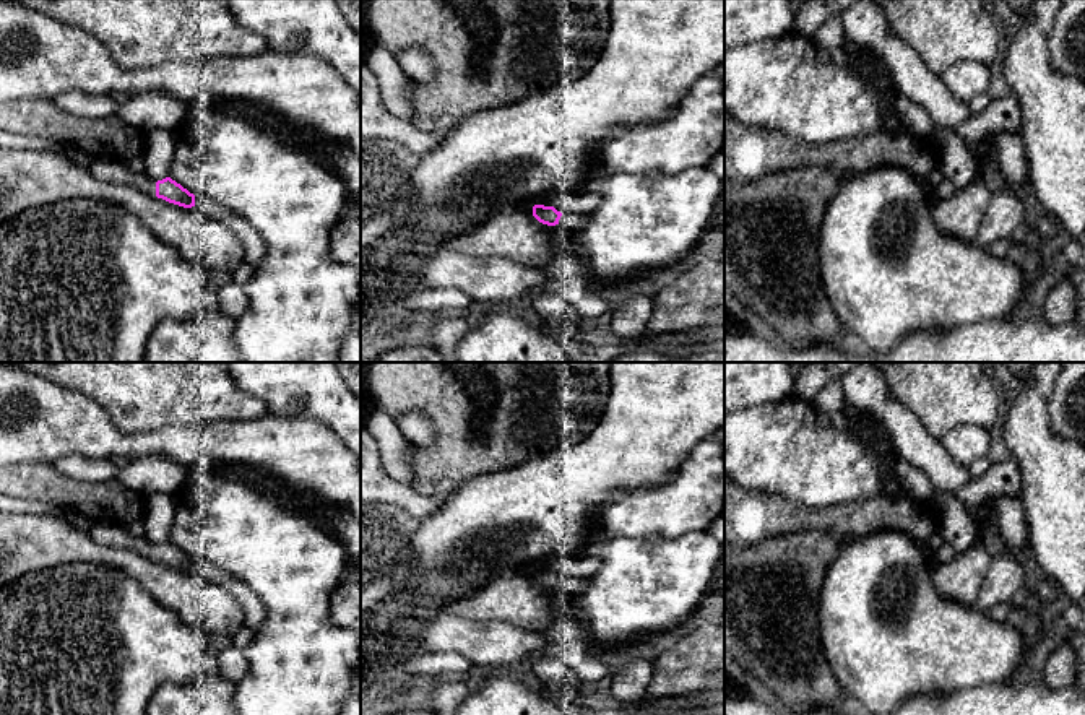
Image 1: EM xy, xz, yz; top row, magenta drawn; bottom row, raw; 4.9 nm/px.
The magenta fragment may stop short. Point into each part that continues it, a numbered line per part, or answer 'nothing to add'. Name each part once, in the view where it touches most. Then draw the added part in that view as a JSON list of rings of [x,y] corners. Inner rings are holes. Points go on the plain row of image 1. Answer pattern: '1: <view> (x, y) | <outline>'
1: xy (116, 537) | [[[94,523],[86,533],[99,544],[128,549],[156,561],[156,544],[132,536],[123,526]]]
2: xy (249, 602) | [[[195,561],[195,570],[200,572],[208,582],[226,590],[244,609],[245,626],[253,632],[258,632],[265,622],[265,606],[260,598],[239,578],[226,574],[219,567],[211,566],[206,561]]]

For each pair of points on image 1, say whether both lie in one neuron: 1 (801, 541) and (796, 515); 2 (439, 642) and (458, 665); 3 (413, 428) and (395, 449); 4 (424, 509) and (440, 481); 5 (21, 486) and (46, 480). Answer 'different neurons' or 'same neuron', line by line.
1: different neurons
2: different neurons
3: different neurons
4: different neurons
5: same neuron

